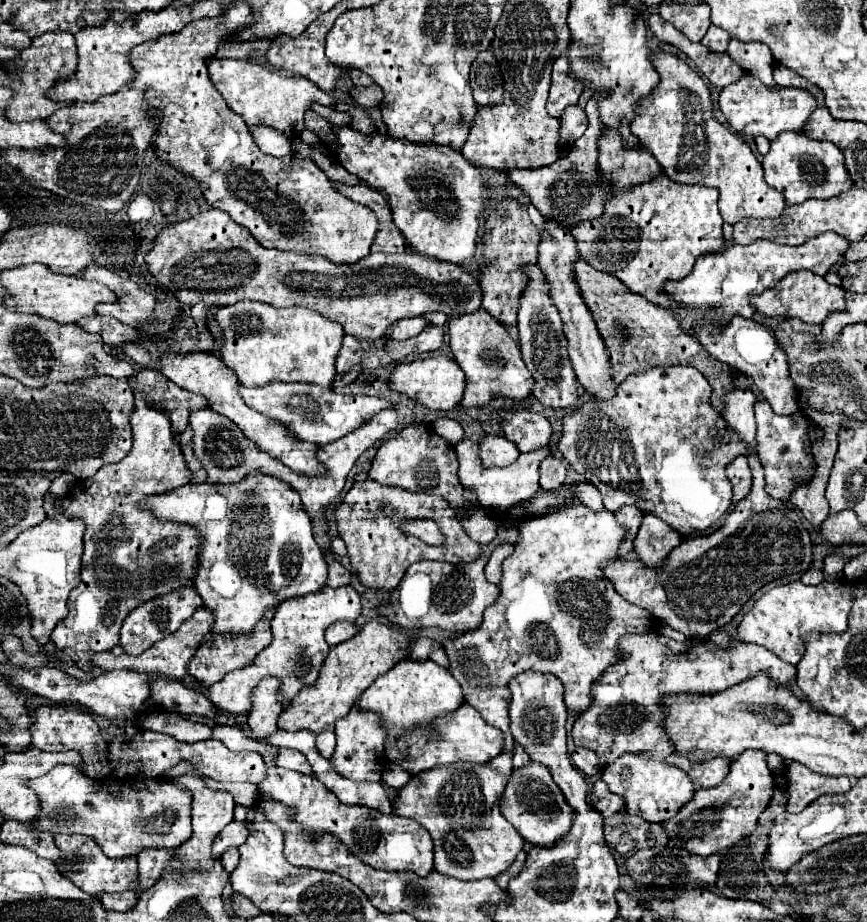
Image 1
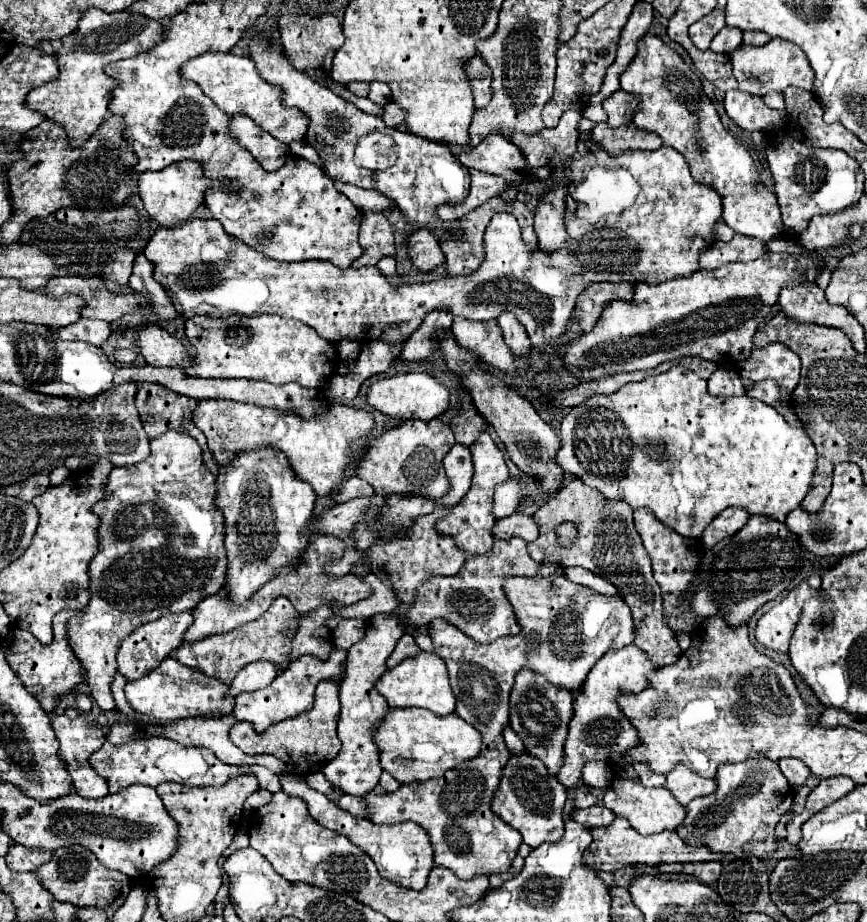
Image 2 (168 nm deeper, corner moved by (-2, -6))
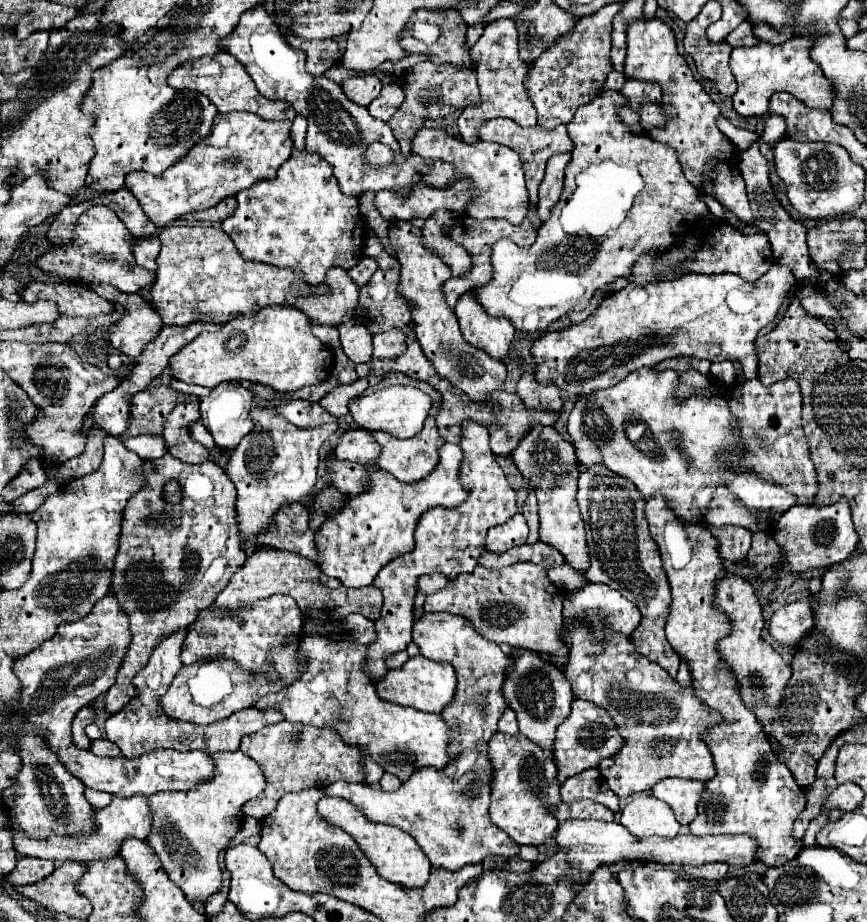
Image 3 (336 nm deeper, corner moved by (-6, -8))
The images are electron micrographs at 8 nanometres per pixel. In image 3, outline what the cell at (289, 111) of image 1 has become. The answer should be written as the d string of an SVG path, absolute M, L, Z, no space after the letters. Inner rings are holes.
M219 52L211 58L197 58L197 60L185 62L179 68L175 68L167 78L169 78L167 84L171 88L201 92L215 104L215 108L219 112L245 110L245 112L259 114L265 120L293 120L297 116L295 110L291 110L291 106L287 106L287 102L275 102L275 100L267 100L265 96L261 96L251 80L251 76L245 72L243 64L227 52Z

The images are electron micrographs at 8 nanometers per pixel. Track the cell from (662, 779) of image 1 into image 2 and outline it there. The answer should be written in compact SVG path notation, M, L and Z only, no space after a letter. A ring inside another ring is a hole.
M617 778L609 784L603 796L603 804L613 810L617 816L629 820L629 824L639 832L639 834L655 834L663 830L675 830L679 824L685 820L685 808L667 792L665 786L659 788L647 788L639 780L623 780Z

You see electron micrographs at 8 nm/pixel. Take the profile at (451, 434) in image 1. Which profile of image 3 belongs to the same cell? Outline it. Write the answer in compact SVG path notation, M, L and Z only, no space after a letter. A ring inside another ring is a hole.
M351 428L343 432L335 448L335 456L339 460L349 460L367 466L369 472L367 490L363 494L347 498L347 506L343 506L343 510L339 510L335 518L327 518L327 522L323 522L323 526L315 534L319 568L329 578L337 578L341 580L341 584L349 588L371 586L377 572L383 566L407 554L415 546L413 532L423 510L429 510L433 506L445 506L445 508L457 506L467 498L467 492L459 484L459 464L463 460L459 444L443 444L439 448L439 466L431 470L431 476L415 484L399 482L387 472L375 470L373 466L379 454L381 446L367 430Z

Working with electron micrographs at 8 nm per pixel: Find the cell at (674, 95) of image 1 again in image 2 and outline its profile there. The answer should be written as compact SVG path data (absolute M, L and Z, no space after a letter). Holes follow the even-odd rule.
M643 36L639 50L621 74L621 88L639 98L633 124L661 136L663 146L675 148L689 164L691 176L713 190L723 200L723 220L737 234L755 236L769 242L781 234L783 222L773 192L761 180L761 170L745 146L723 128L717 110L701 88L699 76L683 58L657 36Z

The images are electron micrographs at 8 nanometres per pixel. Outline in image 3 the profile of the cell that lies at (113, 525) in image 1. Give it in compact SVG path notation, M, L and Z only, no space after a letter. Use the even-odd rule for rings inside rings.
M167 452L163 458L147 460L143 464L143 474L149 484L139 490L125 508L123 534L111 582L111 594L121 602L131 620L133 642L123 660L115 686L111 686L105 694L105 710L109 714L117 714L119 710L123 710L123 706L129 704L129 700L137 696L133 678L149 662L151 650L163 638L179 632L181 628L189 628L195 622L199 610L215 602L217 594L227 586L231 574L239 570L239 566L243 566L243 562L247 560L245 550L239 546L239 524L235 522L237 494L225 470L221 470L215 462L203 462L199 466L185 464ZM171 478L179 480L181 484L182 497L179 504L169 504L163 500L163 486Z

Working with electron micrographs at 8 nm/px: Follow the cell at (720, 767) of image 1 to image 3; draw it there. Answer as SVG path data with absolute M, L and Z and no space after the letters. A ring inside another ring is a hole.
M665 778L653 786L651 794L671 806L679 824L687 826L697 814L697 802L703 794L703 782L683 780L683 778Z

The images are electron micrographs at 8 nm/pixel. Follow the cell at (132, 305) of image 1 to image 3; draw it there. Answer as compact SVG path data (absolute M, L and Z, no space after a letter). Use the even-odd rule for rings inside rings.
M29 282L19 292L25 302L33 304L37 300L51 300L59 306L59 312L65 316L99 316L113 314L113 304L77 284L43 284Z

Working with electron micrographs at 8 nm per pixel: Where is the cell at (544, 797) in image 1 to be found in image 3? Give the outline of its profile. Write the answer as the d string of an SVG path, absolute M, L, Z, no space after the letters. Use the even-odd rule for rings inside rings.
M497 732L495 738L489 740L489 760L493 768L489 806L493 824L505 830L517 844L541 846L557 828L557 820L547 812L547 806L561 800L553 756L535 746L531 740L523 738L523 734L511 736Z

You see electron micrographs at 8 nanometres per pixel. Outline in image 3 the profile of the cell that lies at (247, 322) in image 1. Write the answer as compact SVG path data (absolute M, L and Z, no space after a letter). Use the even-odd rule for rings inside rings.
M267 306L255 316L239 316L217 332L203 332L169 358L173 378L213 388L227 380L251 380L279 392L295 392L327 380L333 372L331 350L313 336L311 322L293 306Z

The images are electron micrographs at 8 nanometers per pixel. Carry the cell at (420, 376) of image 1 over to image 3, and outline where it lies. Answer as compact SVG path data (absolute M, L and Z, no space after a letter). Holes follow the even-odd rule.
M389 386L349 402L349 412L359 428L365 428L369 432L387 432L395 438L411 438L419 434L429 414L429 408L431 398L413 386Z

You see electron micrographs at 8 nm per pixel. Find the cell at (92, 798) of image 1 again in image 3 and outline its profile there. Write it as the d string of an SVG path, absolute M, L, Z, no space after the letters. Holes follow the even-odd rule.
M113 796L111 804L107 808L95 812L95 824L99 826L99 830L95 834L87 834L87 836L79 836L79 838L53 836L49 840L31 840L25 832L17 832L13 828L9 828L9 832L13 834L15 850L21 856L37 856L37 858L53 860L57 864L61 864L65 860L83 860L83 862L87 862L87 860L111 858L115 854L119 854L121 842L127 836L147 840L147 836L151 832L151 812L149 812L149 806L147 806L147 798L145 796L131 796L131 798Z

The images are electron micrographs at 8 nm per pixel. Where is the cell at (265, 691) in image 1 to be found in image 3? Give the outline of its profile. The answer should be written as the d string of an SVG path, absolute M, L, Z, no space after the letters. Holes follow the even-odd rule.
M305 636L300 650L307 658L301 669L301 678L277 694L263 696L255 704L257 708L275 706L289 722L317 728L327 726L335 730L349 742L349 746L365 748L373 762L403 782L415 772L415 768L433 766L441 770L447 764L449 726L441 714L419 712L415 708L381 700L371 678L363 674L361 664L363 658L367 658L367 646L359 642L332 642L331 638Z

